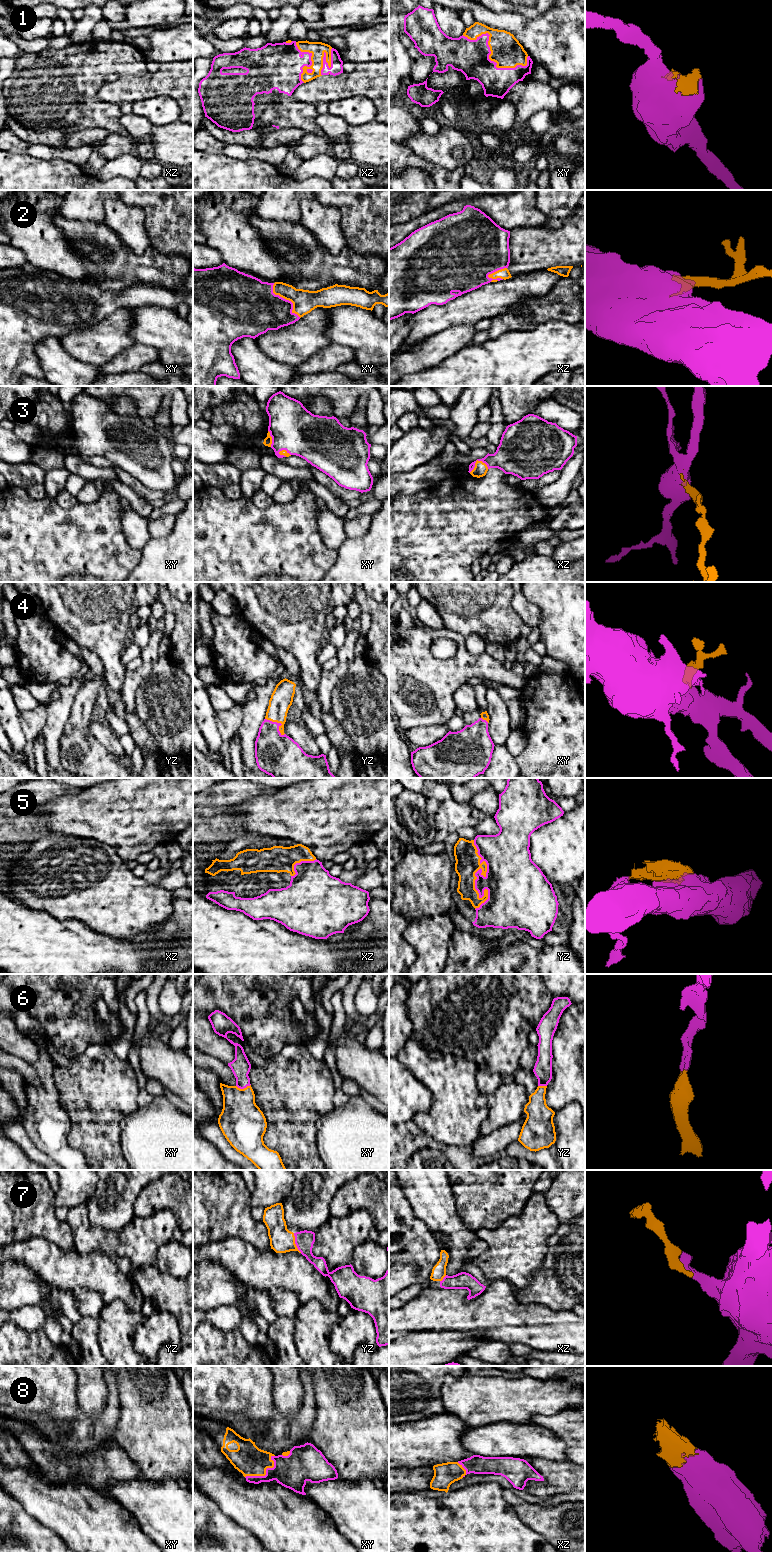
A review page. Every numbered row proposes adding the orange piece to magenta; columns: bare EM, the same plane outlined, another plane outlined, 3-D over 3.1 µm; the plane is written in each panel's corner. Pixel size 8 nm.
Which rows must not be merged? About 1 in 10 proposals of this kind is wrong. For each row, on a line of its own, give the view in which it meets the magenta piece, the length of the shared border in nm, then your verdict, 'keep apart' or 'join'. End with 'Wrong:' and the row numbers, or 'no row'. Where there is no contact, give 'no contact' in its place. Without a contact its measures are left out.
1: contact in xy; length 600 nm; join
2: contact in xy; length 360 nm; join
3: contact in xz; length 170 nm; join
4: contact in yz; length 200 nm; join
5: contact in yz; length 550 nm; join
6: contact in xy; length 120 nm; join
7: contact in yz; length 170 nm; join
8: contact in xy; length 300 nm; join
Wrong: no row

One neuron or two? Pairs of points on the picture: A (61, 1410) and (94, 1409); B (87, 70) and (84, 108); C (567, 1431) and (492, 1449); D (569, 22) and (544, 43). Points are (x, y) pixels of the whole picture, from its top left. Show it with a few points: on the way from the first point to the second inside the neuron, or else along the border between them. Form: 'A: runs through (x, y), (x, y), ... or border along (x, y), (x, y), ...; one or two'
A: border along (77, 1386), (77, 1403), (82, 1413); two
B: runs through (90, 79), (92, 88), (91, 99); one
C: border along (535, 1423), (551, 1430), (565, 1443), (566, 1455); two
D: runs through (563, 28), (550, 37); one

